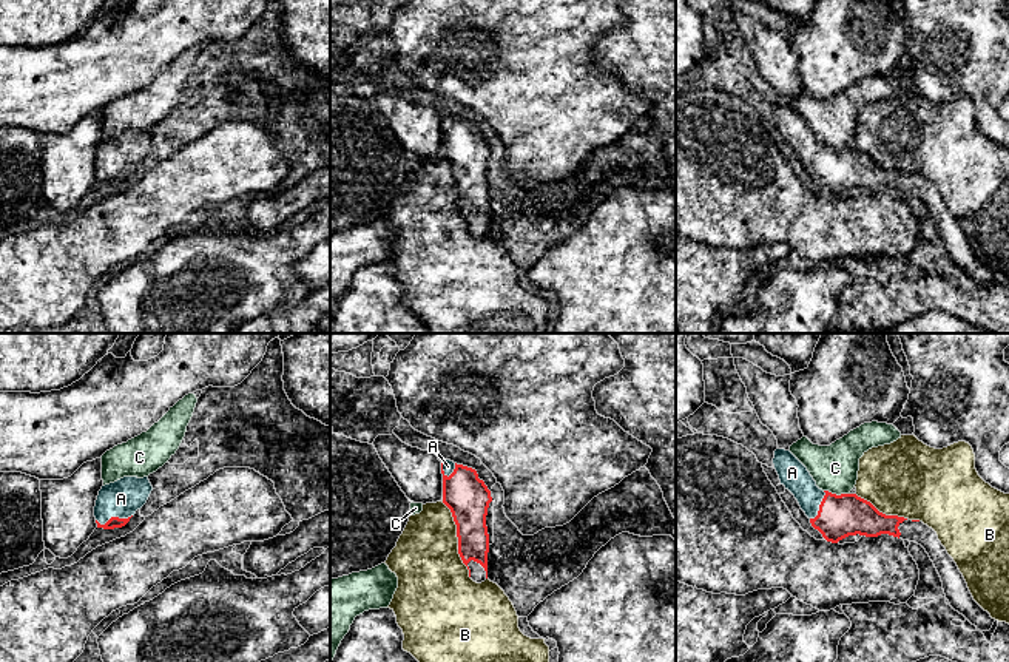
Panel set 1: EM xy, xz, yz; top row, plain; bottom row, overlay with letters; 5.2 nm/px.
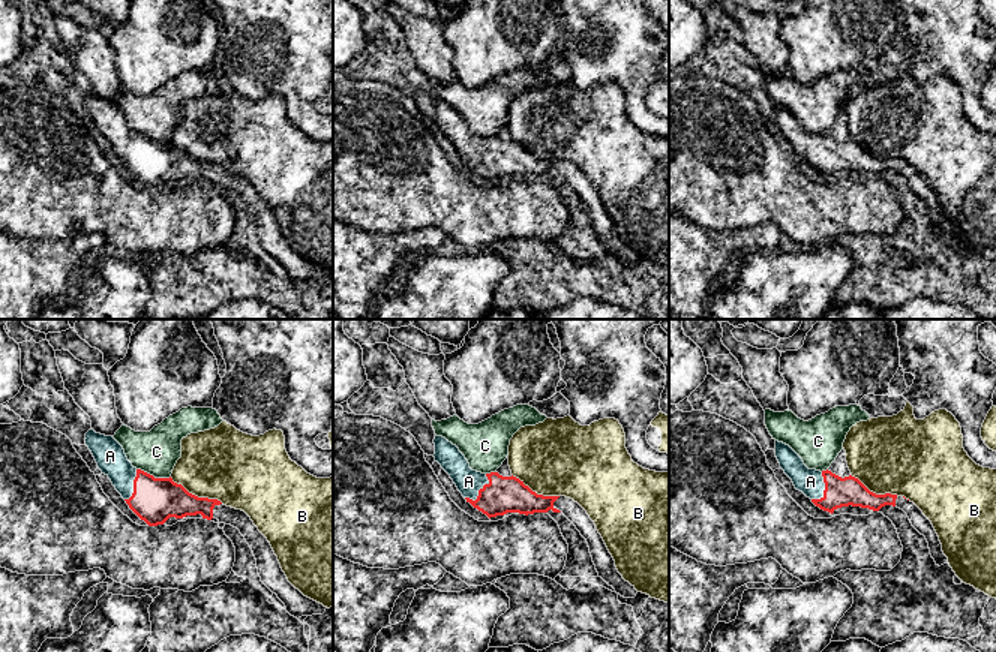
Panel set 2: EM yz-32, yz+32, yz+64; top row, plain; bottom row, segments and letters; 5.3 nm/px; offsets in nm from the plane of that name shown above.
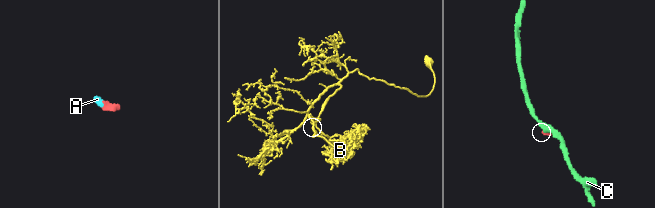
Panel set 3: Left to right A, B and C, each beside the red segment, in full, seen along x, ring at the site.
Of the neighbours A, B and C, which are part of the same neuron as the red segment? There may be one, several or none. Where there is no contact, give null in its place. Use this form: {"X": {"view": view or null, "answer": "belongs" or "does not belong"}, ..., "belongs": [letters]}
{"A": {"view": "xy", "answer": "belongs"}, "B": {"view": "xz", "answer": "does not belong"}, "C": {"view": "yz", "answer": "does not belong"}, "belongs": ["A"]}

